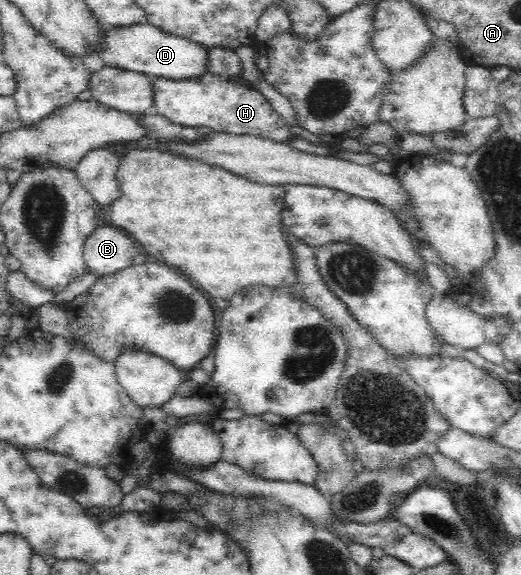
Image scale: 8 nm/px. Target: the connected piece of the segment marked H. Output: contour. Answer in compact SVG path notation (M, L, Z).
M207 72L188 80L153 79L153 111L172 124L190 128L209 128L213 134L254 135L290 145L295 134L291 126L275 111L269 100L257 90L228 77Z

